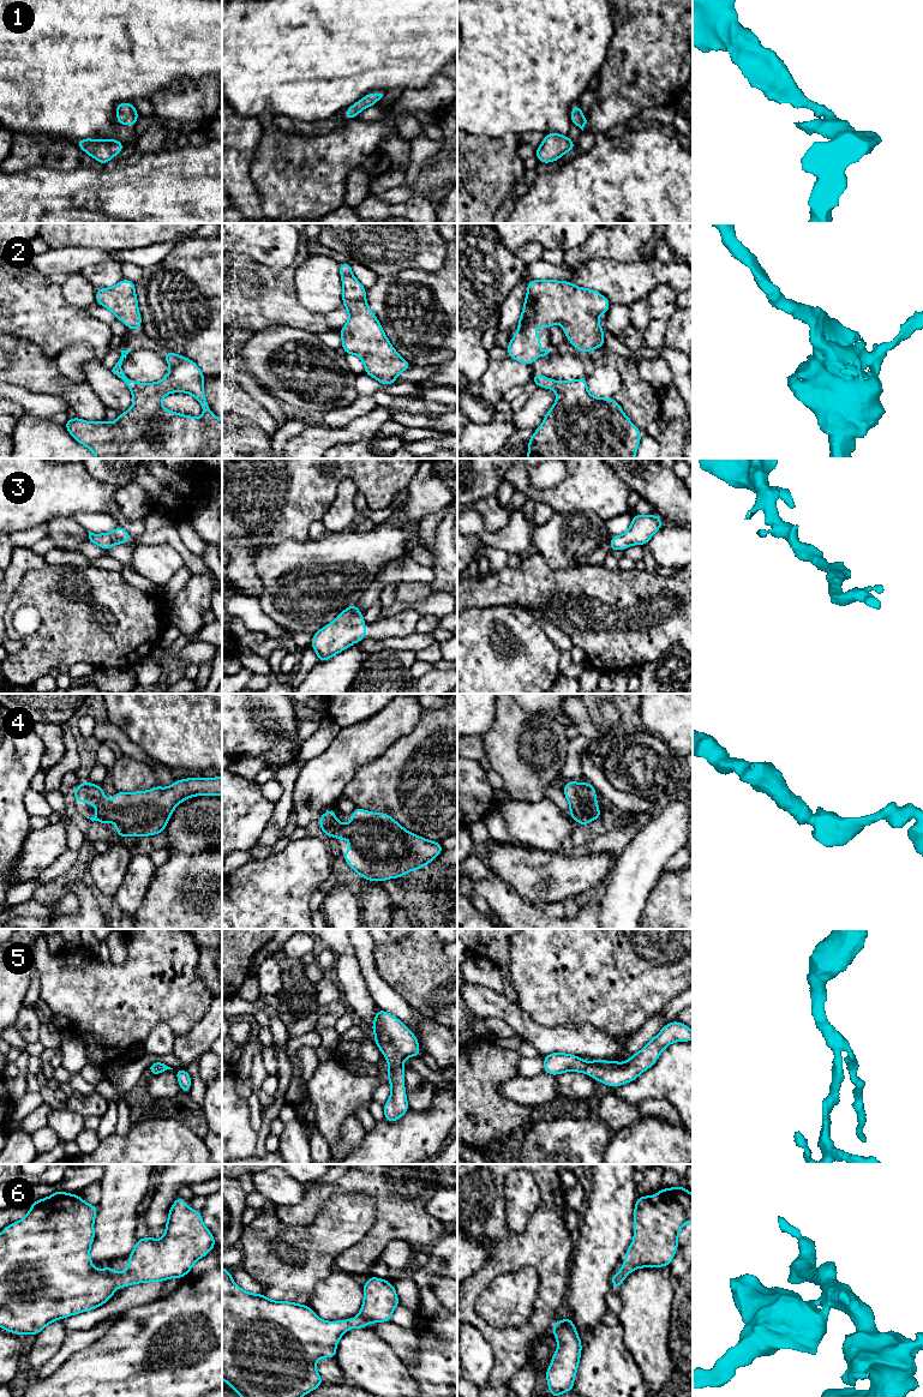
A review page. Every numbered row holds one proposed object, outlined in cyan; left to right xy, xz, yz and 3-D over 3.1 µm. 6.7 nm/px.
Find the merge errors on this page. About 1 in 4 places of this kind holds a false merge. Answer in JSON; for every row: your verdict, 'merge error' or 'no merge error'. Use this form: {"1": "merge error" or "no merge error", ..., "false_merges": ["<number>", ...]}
{"1": "no merge error", "2": "no merge error", "3": "no merge error", "4": "no merge error", "5": "no merge error", "6": "no merge error", "false_merges": []}

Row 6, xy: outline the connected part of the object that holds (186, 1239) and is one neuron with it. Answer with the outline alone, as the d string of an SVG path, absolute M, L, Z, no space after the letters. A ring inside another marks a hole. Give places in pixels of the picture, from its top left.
M60 1189L44 1199L31 1201L28 1215L0 1233L0 1327L17 1336L37 1336L52 1321L95 1309L114 1296L116 1287L184 1278L196 1261L211 1252L216 1245L214 1235L202 1221L202 1211L190 1209L186 1201L178 1197L168 1212L164 1236L154 1240L148 1235L137 1240L127 1260L131 1267L116 1275L112 1266L96 1270L91 1264L90 1246L95 1241L94 1221L97 1205L90 1205L78 1194Z

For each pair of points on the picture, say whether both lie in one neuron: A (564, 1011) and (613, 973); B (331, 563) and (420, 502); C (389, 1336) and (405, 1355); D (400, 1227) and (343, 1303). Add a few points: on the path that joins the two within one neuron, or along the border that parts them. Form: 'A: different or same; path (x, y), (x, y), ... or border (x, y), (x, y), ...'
A: same; path (576, 999), (601, 973)
B: same; path (357, 556), (381, 544), (391, 541), (406, 527)
C: same; path (394, 1341), (403, 1350)
D: different; border (341, 1270), (353, 1276)

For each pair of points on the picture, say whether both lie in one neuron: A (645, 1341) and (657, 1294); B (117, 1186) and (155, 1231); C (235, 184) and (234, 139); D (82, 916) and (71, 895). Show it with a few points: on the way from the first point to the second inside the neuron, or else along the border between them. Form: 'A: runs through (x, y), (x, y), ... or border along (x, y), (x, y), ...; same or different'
A: runs through (646, 1329), (646, 1306); same
B: border along (154, 1179), (151, 1193), (143, 1205); different
C: runs through (234, 173), (234, 150); same
D: border along (73, 888), (78, 909), (71, 913), (54, 916); different

